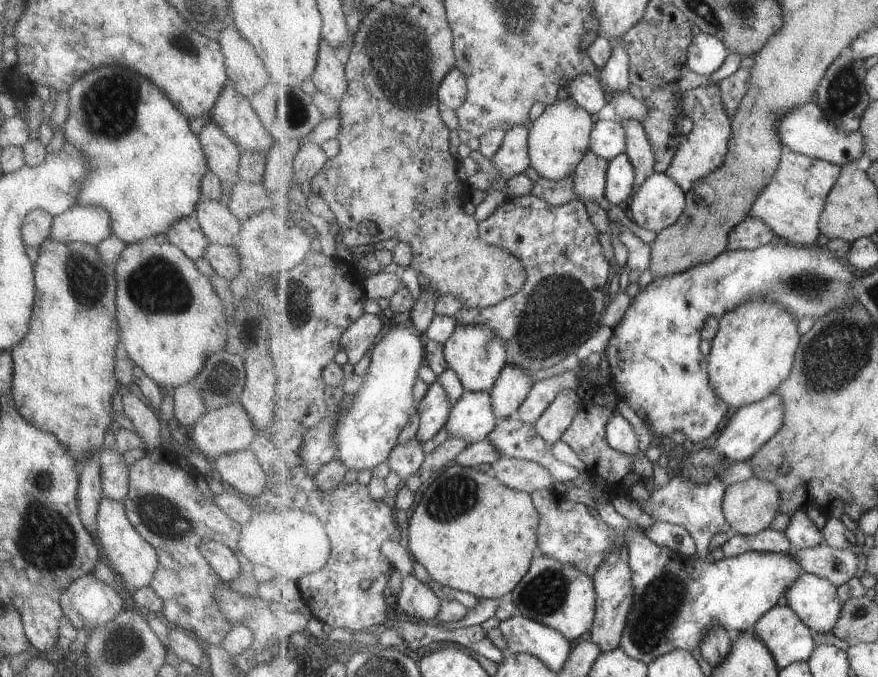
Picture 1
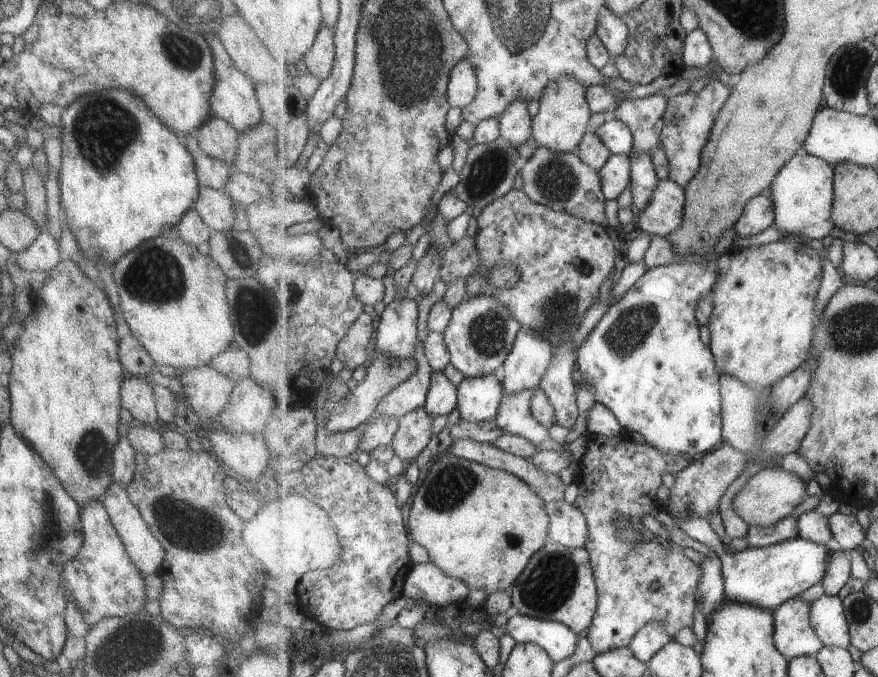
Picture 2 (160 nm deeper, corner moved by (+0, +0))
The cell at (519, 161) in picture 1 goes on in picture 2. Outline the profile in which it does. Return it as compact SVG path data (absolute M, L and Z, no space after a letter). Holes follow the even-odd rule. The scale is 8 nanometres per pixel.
M517 101L500 118L501 134L516 147L521 146L533 133L534 119L531 119L527 103Z

